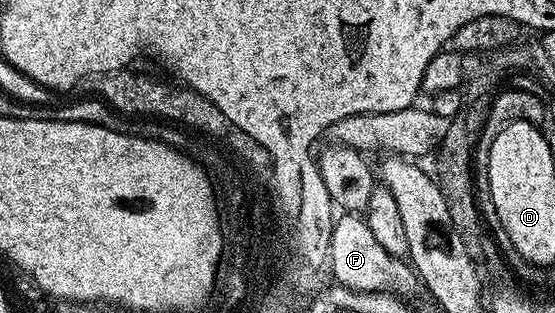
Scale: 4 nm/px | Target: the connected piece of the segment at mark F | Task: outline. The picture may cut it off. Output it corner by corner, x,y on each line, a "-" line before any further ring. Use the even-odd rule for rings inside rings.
343,212
334,219
331,228
331,274
336,283
347,286
351,290
377,290
396,296
408,296
418,285
418,277
411,264
385,252
381,244
377,244
373,232
369,232
366,217
355,212

